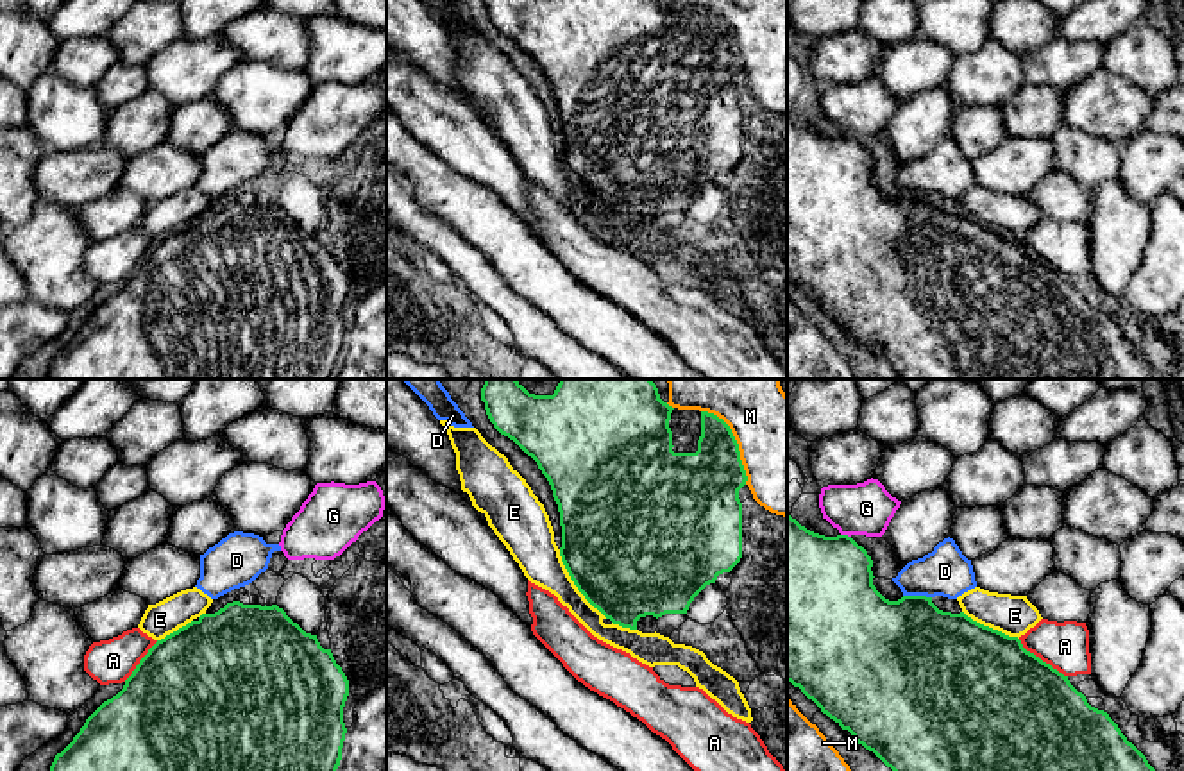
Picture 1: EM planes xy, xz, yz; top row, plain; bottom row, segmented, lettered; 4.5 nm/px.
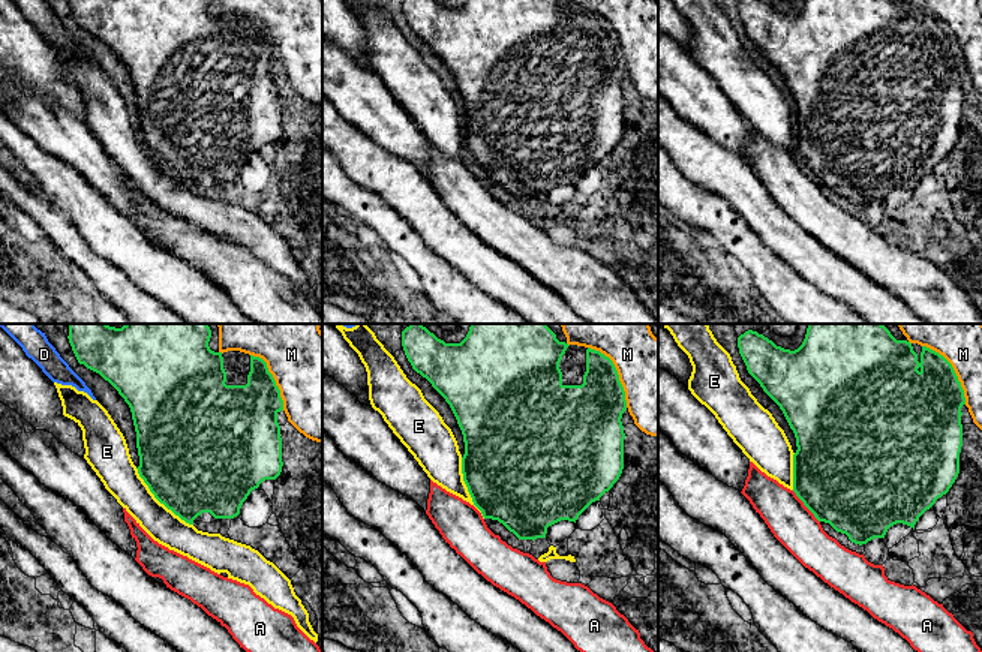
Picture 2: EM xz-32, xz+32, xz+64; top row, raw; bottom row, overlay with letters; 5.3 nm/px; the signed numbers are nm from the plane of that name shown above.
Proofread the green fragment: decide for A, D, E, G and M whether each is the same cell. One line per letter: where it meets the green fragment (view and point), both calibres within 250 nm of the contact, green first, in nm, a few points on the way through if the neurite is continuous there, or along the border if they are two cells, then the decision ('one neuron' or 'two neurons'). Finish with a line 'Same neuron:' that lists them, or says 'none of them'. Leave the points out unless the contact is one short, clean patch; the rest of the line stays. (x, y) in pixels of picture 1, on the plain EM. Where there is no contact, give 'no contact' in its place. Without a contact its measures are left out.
A: yz (1040, 258) | 500/220 nm | two neurons
D: yz (918, 195) | 460/220 nm | along yz (904, 194), (925, 194), (930, 197) | two neurons
E: xz (575, 183) | 500/200 nm | two neurons
G: yz (846, 135) | 440/240 nm | along yz (841, 133), (850, 136) | two neurons
M: xz (735, 42) | 320/420 nm | two neurons
Same neuron: none of them

